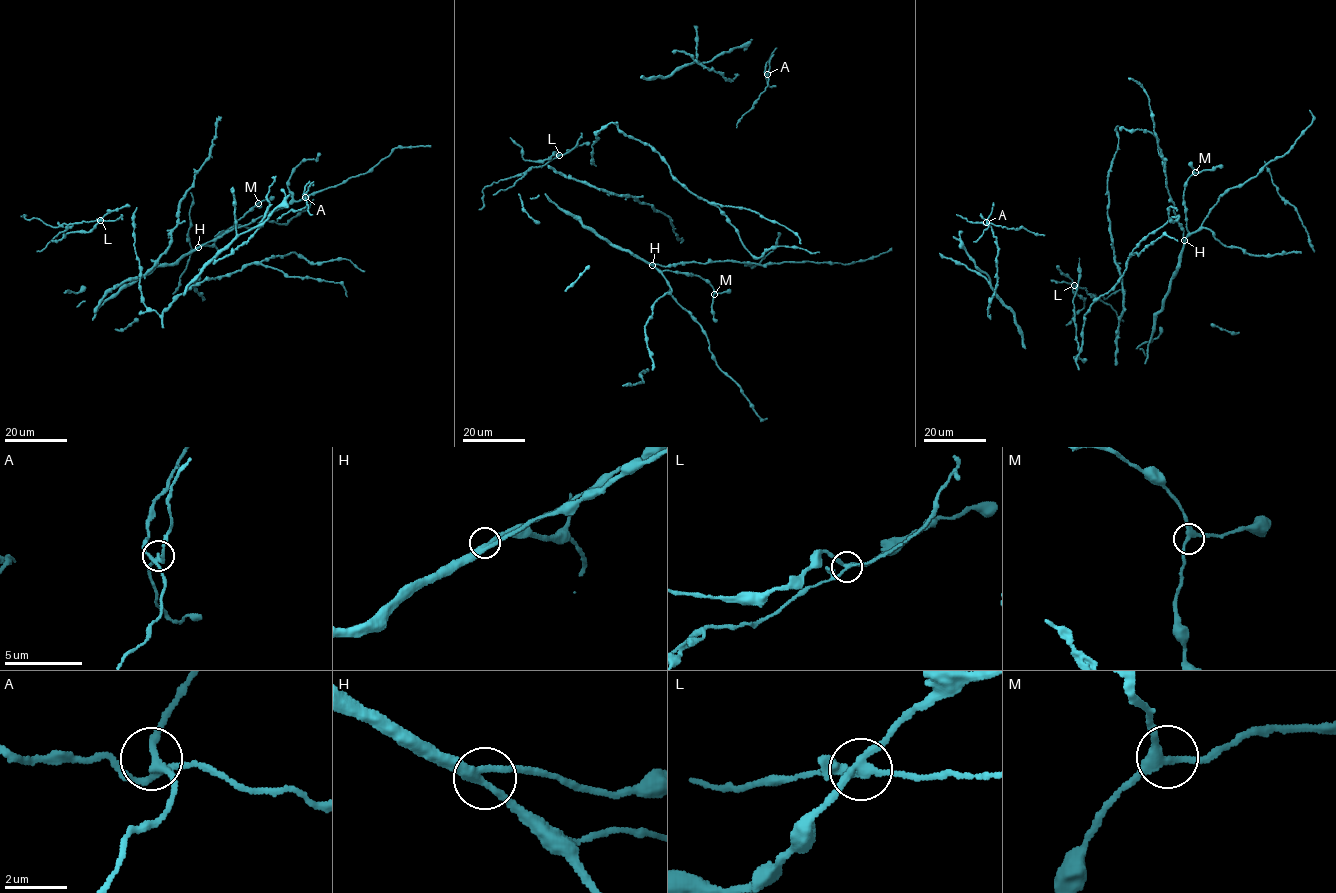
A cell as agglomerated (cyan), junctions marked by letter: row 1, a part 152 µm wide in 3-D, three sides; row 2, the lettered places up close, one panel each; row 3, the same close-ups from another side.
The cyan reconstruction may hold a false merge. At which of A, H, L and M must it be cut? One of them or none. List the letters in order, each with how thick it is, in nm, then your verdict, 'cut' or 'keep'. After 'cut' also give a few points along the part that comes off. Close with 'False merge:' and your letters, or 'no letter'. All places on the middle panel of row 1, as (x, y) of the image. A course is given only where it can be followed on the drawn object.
A: calibre 220 nm; keep
H: calibre 260 nm; keep
L: calibre 240 nm; cut; course (559, 155), (543, 166), (529, 167), (522, 173), (486, 186), (482, 190), (483, 206), (479, 209)
M: calibre 260 nm; keep
False merge: L

